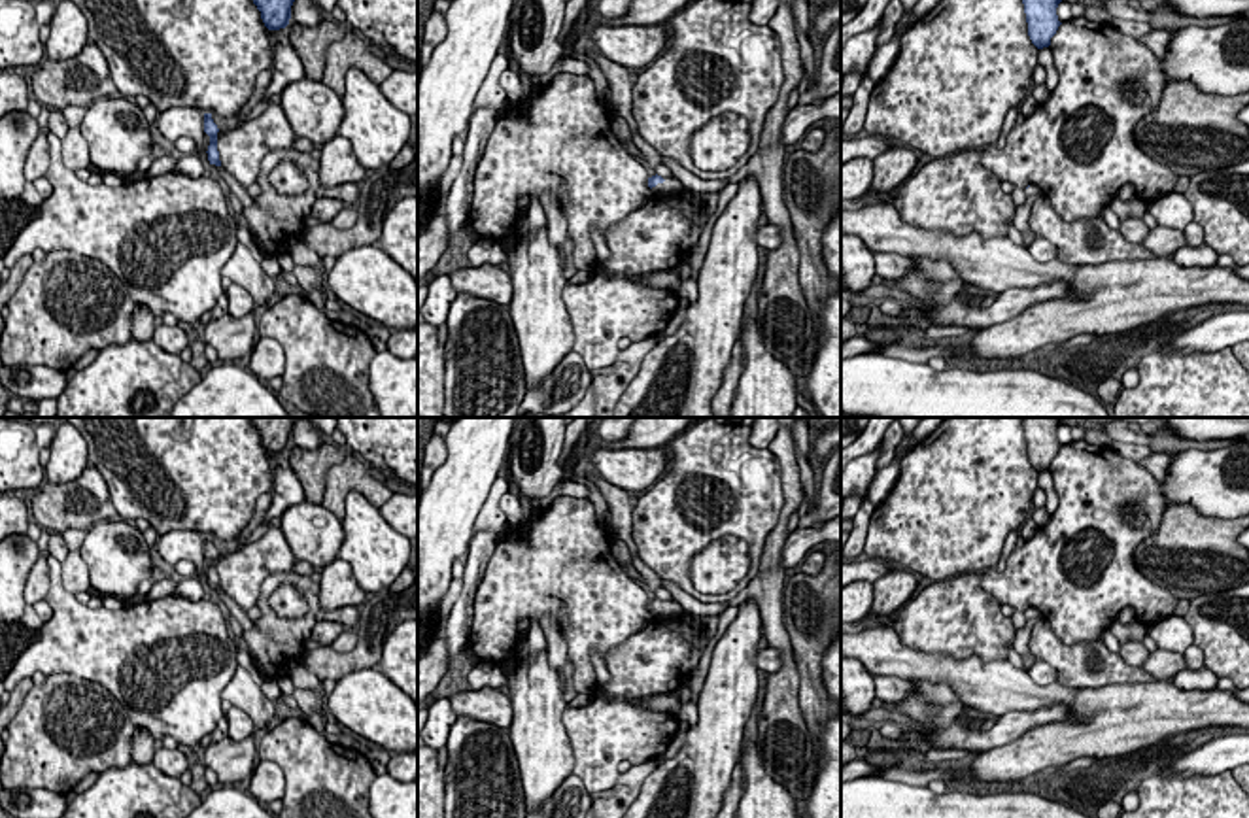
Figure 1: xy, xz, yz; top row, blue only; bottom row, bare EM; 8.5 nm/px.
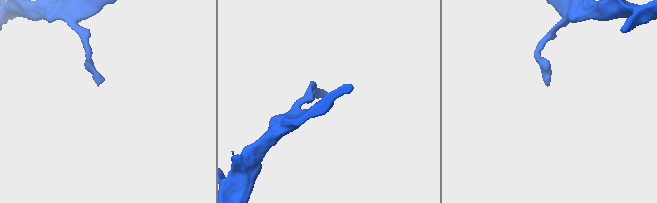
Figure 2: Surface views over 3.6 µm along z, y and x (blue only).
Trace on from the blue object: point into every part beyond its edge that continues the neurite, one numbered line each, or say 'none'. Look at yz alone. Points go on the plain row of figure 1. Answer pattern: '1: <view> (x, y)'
none

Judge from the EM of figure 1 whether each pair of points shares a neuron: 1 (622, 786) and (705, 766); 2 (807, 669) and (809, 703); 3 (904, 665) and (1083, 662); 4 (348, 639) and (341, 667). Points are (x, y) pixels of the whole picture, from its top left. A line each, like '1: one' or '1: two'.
1: two
2: one
3: two
4: two

